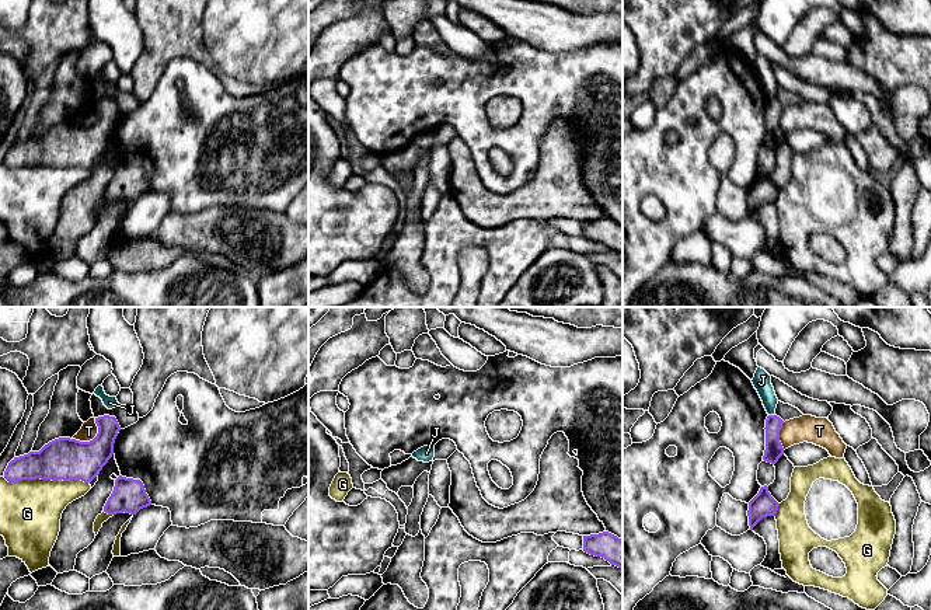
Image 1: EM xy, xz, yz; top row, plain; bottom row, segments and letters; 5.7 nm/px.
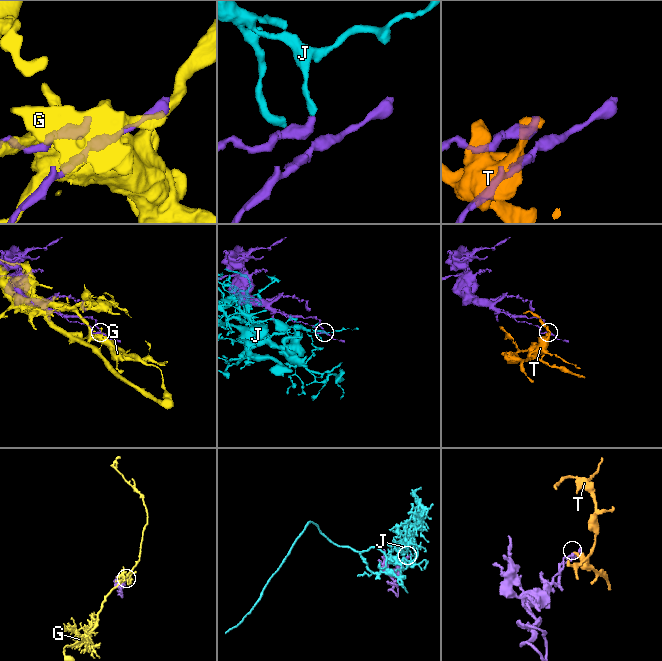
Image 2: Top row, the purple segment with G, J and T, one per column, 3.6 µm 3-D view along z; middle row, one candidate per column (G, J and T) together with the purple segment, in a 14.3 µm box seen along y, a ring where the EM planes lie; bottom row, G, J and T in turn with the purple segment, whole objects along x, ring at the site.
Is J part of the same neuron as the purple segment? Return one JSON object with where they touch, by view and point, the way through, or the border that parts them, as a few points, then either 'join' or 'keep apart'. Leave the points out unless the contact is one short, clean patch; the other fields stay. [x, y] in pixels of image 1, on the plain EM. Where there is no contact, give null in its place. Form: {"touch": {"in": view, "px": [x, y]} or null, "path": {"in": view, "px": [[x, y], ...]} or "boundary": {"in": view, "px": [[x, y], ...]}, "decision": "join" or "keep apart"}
{"touch": {"in": "yz", "px": [771, 101]}, "boundary": {"in": "yz", "px": [[769, 100], [773, 101]]}, "decision": "keep apart"}

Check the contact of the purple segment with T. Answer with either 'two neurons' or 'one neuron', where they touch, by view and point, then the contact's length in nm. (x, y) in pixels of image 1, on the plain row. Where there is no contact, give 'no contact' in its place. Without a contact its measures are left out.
two neurons | xy (93, 125) | 190 nm

